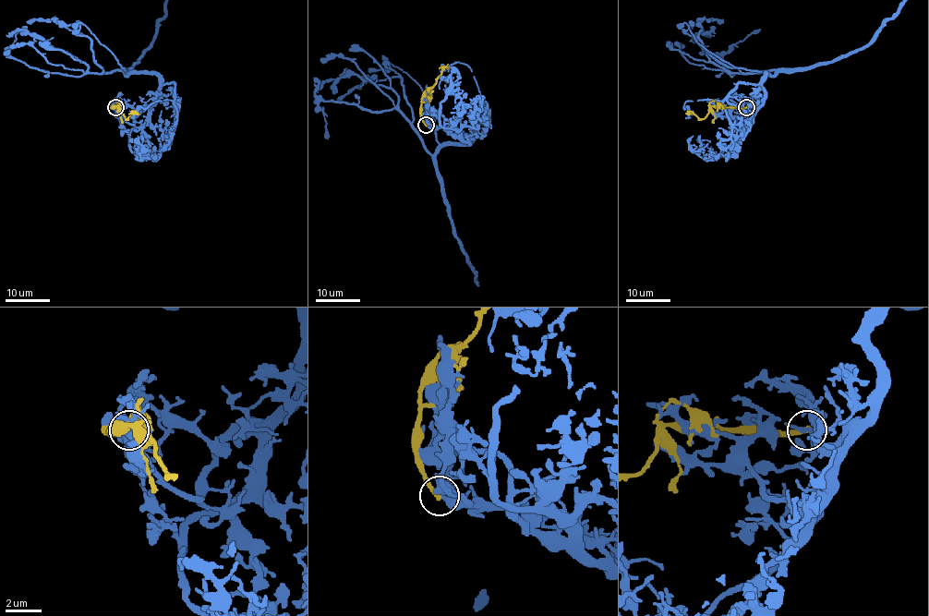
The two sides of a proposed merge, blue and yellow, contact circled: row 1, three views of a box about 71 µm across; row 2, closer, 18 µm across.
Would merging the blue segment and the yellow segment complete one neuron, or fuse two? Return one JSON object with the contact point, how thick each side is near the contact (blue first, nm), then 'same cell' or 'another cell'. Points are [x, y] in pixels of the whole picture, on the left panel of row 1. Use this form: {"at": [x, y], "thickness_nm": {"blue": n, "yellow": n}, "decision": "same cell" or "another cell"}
{"at": [115, 107], "thickness_nm": {"blue": 240, "yellow": 320}, "decision": "another cell"}

